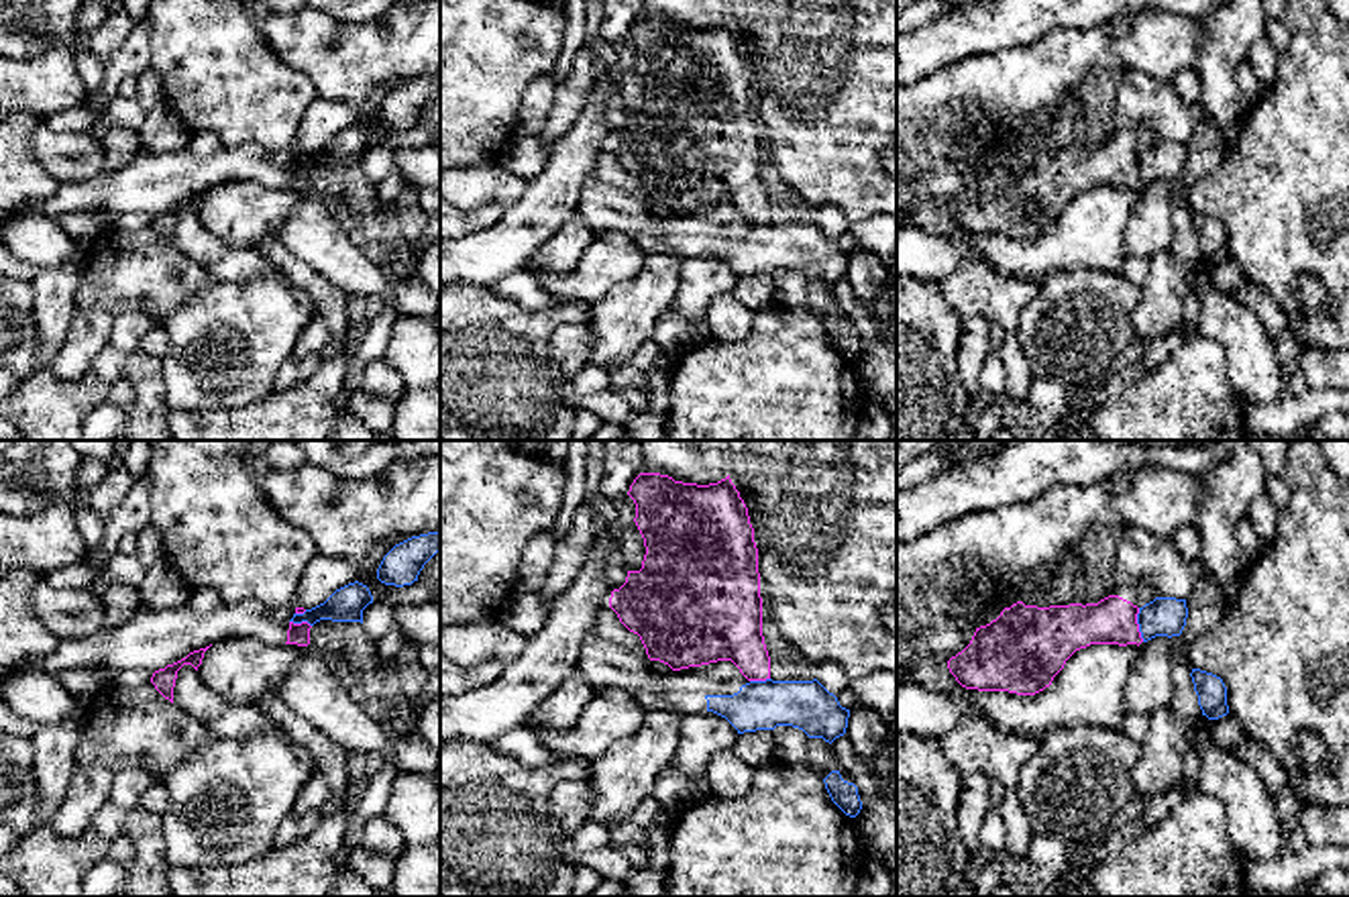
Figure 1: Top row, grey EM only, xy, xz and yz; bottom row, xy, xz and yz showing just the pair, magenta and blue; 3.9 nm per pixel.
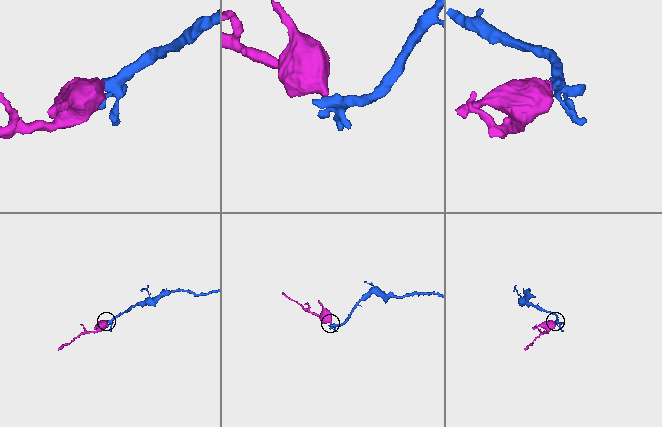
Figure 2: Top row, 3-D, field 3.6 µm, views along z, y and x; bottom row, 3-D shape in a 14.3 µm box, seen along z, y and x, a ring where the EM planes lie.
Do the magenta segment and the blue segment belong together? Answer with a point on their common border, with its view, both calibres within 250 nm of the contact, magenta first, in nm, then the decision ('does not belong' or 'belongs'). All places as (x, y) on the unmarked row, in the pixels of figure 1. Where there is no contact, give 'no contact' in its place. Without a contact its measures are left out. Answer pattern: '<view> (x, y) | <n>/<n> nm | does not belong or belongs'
yz (1138, 168) | 190/160 nm | does not belong

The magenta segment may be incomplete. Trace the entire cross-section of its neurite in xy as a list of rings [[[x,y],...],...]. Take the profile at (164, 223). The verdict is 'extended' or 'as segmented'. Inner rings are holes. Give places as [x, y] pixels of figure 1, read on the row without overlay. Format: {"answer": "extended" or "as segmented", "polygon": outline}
{"answer": "as segmented", "polygon": [[[210,190],[206,192],[200,192],[200,194],[194,194],[190,196],[185,202],[173,206],[173,208],[167,208],[165,212],[159,212],[153,216],[151,220],[151,226],[155,228],[155,232],[173,247],[173,230],[175,230],[175,222],[177,222],[177,214],[183,210],[183,208],[192,208],[196,214],[198,210],[202,208],[202,202],[204,202],[204,196],[208,194]]]}

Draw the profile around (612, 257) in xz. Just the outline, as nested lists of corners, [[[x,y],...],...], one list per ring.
[[[622,232],[595,234],[571,273],[546,273],[532,259],[526,269],[552,298],[569,304],[597,304],[611,289],[640,273],[646,253]]]

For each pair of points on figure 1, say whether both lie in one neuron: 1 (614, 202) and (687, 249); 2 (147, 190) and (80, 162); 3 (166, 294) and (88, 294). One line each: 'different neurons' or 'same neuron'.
1: same neuron
2: different neurons
3: same neuron

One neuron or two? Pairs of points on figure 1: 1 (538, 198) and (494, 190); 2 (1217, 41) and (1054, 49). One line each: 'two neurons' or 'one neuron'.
1: two neurons
2: two neurons

